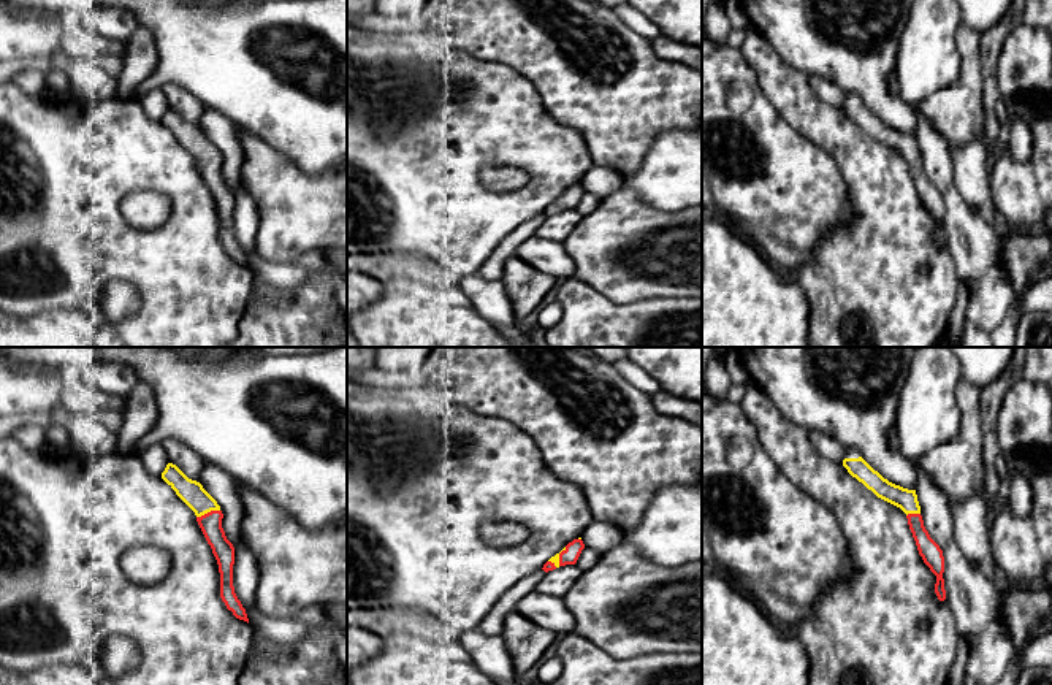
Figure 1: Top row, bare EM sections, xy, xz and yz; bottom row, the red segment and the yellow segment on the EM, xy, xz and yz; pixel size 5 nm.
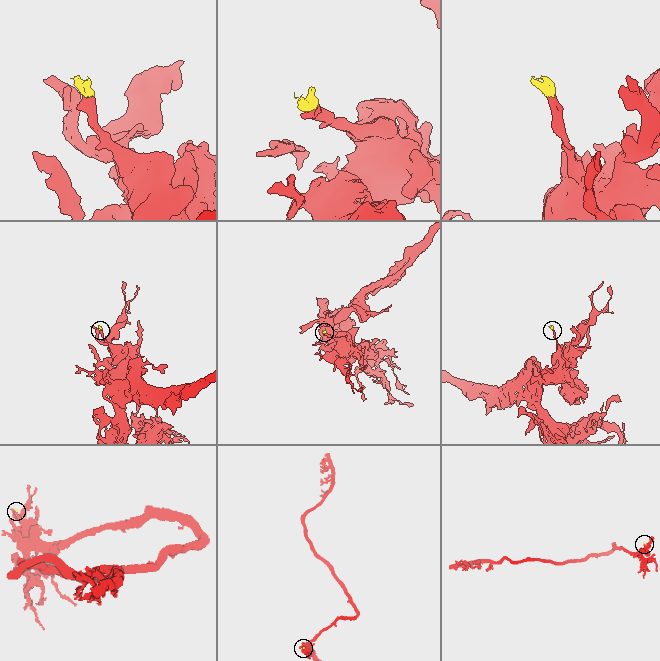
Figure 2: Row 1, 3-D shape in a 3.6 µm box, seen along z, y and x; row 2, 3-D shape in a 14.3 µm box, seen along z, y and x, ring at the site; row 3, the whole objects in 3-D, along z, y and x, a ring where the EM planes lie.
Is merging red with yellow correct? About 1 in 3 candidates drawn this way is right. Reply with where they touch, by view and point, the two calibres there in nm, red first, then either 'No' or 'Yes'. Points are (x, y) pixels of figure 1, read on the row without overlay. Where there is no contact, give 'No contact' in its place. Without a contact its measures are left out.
Touches red at xy (208, 157). Thickness 110 nm (red) against 120 nm. Yes

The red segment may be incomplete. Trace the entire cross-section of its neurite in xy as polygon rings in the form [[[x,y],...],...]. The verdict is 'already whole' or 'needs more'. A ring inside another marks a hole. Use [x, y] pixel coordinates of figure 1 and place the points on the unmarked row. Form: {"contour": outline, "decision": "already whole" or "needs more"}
{"contour": [[[168,108],[162,124],[195,157],[196,166],[212,193],[220,217],[220,243],[227,254],[239,265],[249,268],[246,254],[233,232],[234,192],[222,173],[223,159],[217,146],[196,125],[189,124],[176,109]]], "decision": "needs more"}

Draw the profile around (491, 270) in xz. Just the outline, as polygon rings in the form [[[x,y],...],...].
[[[540,212],[502,238],[488,260],[482,265],[478,274],[486,281],[499,281],[502,277],[505,262],[516,254],[516,249],[536,233],[537,227],[543,220],[545,216]]]

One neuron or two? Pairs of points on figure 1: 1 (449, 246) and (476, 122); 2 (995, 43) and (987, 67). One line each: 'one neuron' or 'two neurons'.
1: one neuron
2: one neuron

